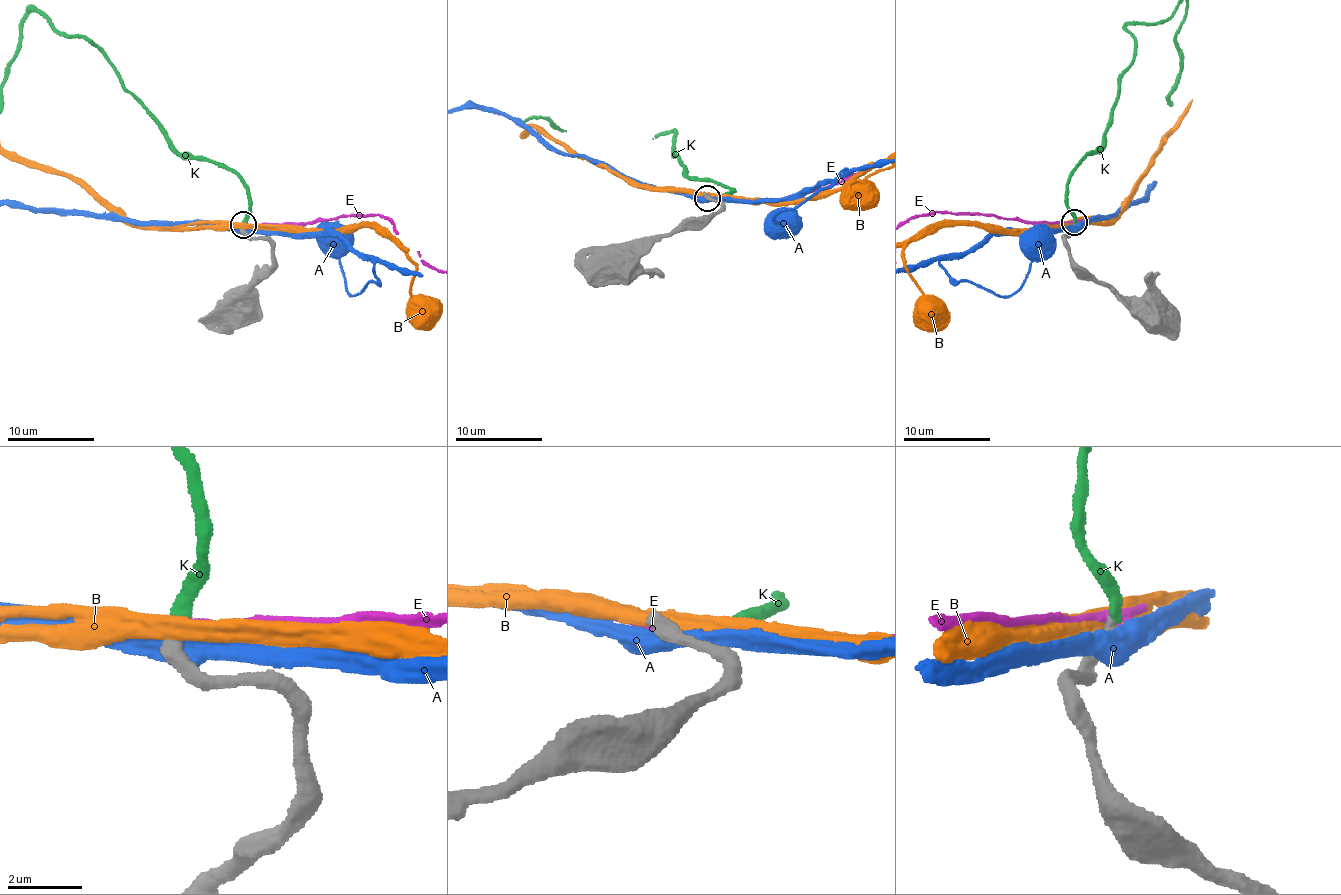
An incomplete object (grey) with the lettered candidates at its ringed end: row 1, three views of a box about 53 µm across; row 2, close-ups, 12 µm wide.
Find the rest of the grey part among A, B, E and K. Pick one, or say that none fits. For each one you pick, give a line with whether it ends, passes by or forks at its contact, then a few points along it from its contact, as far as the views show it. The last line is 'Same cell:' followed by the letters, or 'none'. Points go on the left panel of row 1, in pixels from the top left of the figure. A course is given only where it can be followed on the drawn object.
K: it ends there
Same cell: K

